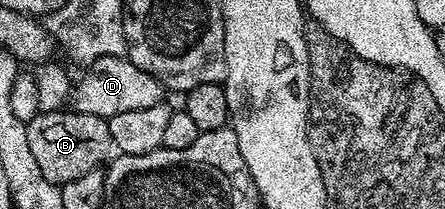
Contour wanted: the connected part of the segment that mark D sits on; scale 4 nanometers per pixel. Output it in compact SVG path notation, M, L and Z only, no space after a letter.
M98 57L84 69L83 78L74 82L69 100L76 113L108 118L121 115L121 111L137 111L137 107L153 107L164 100L165 89L159 80L126 57Z

